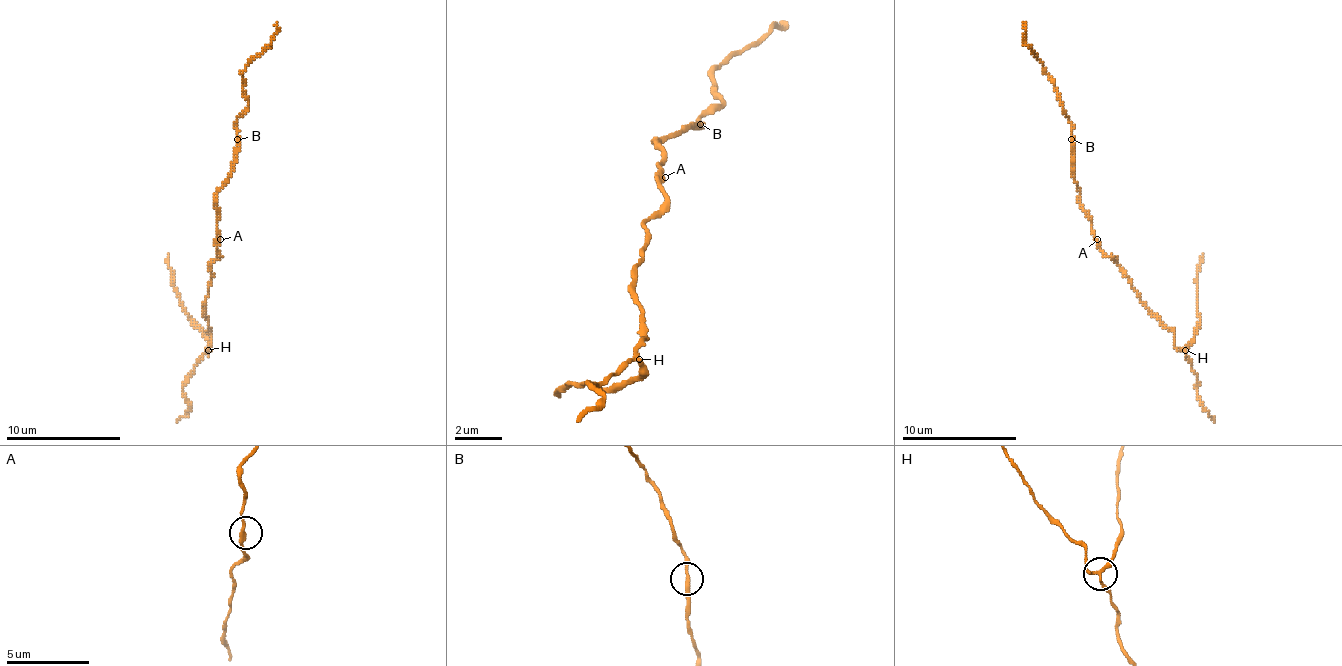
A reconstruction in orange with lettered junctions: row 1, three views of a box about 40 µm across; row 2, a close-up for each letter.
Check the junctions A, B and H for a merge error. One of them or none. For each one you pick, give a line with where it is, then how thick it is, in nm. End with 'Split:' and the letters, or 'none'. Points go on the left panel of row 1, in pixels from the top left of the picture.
H: Place: (208, 350). Thickness 200 nm
Split: H

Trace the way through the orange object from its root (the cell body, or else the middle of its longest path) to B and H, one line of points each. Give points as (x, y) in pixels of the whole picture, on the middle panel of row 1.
B: (659, 171), (659, 142), (665, 142), (688, 124), (700, 124)
H: (659, 171), (665, 207), (647, 224), (647, 242), (635, 266), (635, 302), (647, 337), (635, 349), (641, 361)

